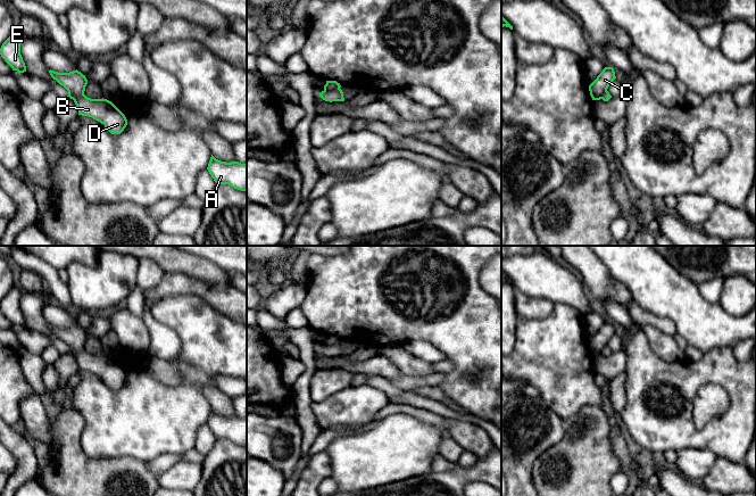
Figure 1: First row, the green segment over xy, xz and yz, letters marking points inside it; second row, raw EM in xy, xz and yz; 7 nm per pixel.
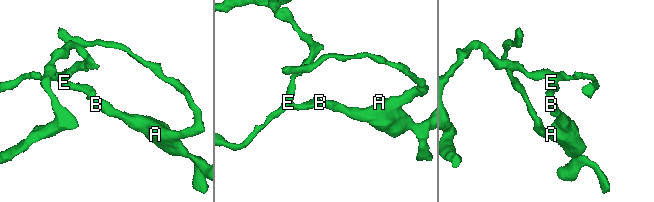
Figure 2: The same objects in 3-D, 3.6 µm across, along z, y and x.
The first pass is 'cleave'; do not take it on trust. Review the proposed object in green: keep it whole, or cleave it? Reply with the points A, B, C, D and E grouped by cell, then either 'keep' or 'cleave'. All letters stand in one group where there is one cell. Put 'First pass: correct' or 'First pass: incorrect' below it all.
A B D / C E; cleave
First pass: correct

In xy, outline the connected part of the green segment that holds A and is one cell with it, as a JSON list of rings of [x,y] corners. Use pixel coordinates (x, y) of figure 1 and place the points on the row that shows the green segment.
[[[211,155],[207,170],[216,184],[229,184],[234,189],[247,191],[246,164],[221,162]]]

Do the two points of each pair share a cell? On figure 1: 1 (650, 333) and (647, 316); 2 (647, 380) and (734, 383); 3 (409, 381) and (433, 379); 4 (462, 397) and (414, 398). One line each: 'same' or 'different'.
1: different
2: same
3: same
4: different

